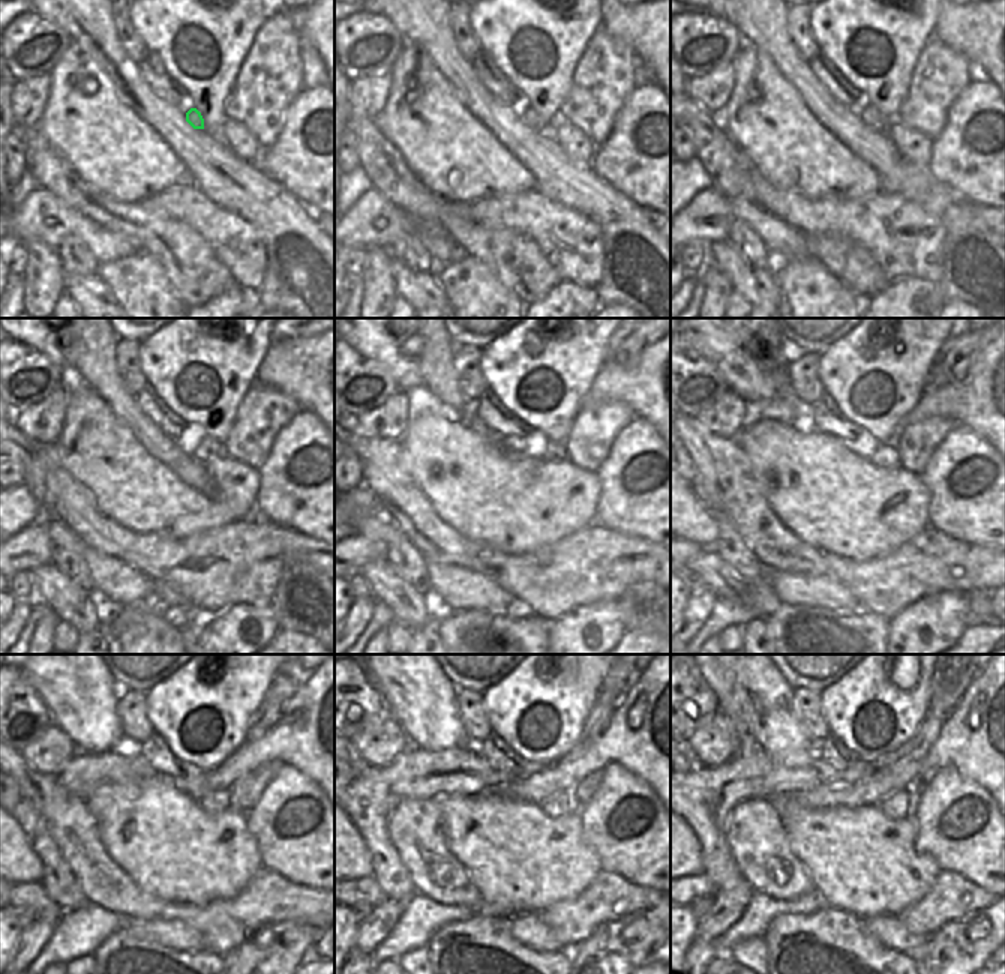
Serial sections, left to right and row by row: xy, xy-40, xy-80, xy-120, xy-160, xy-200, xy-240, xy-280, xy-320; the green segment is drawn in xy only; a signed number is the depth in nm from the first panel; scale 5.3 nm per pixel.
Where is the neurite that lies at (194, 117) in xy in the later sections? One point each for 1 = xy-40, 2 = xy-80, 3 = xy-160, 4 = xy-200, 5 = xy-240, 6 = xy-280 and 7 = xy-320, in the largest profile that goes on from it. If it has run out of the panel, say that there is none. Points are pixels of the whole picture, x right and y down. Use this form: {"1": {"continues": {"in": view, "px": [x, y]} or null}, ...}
{"1": {"continues": {"in": "xy-40", "px": [530, 116]}}, "2": {"continues": {"in": "xy-80", "px": [870, 114]}}, "3": {"continues": {"in": "xy-160", "px": [554, 450]}}, "4": {"continues": {"in": "xy-200", "px": [885, 456]}}, "5": {"continues": {"in": "xy-240", "px": [216, 802]}}, "6": {"continues": {"in": "xy-280", "px": [558, 805]}}, "7": {"continues": {"in": "xy-320", "px": [899, 805]}}}

